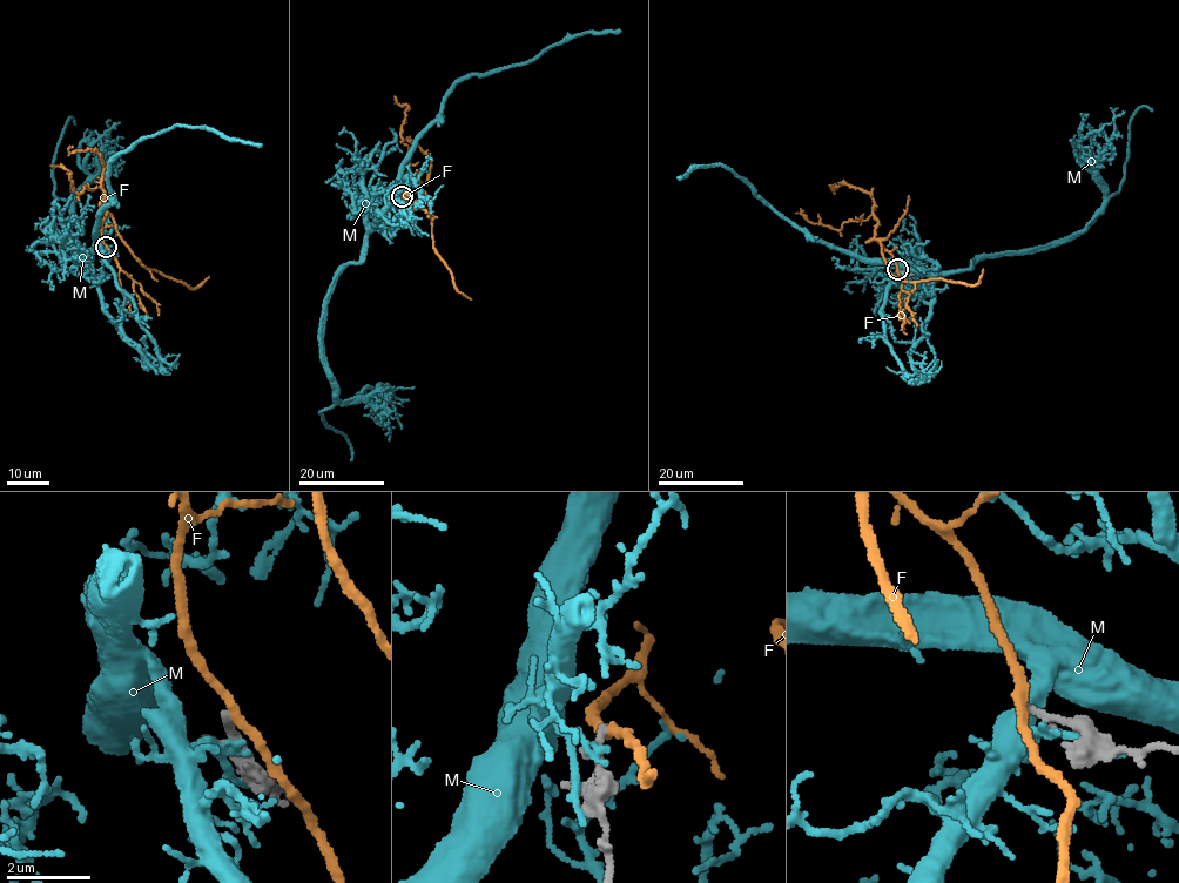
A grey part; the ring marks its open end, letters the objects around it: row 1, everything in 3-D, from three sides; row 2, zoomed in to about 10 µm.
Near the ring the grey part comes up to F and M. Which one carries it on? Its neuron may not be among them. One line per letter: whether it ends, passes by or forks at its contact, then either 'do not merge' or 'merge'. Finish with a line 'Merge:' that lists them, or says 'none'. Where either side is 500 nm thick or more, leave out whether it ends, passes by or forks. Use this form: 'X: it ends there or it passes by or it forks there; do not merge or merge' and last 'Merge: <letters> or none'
F: it passes by; do not merge
M: it passes by; do not merge
Merge: none

